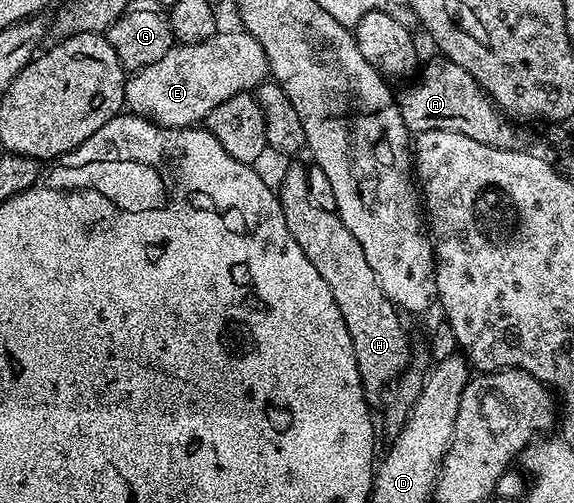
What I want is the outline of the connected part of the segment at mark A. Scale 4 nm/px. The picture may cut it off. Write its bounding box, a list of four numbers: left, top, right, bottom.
[397,58,518,148]

